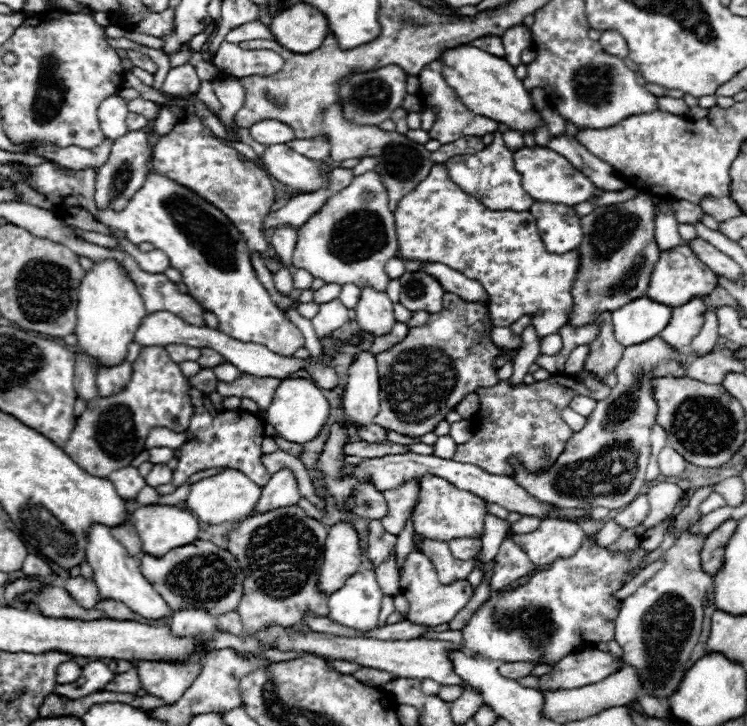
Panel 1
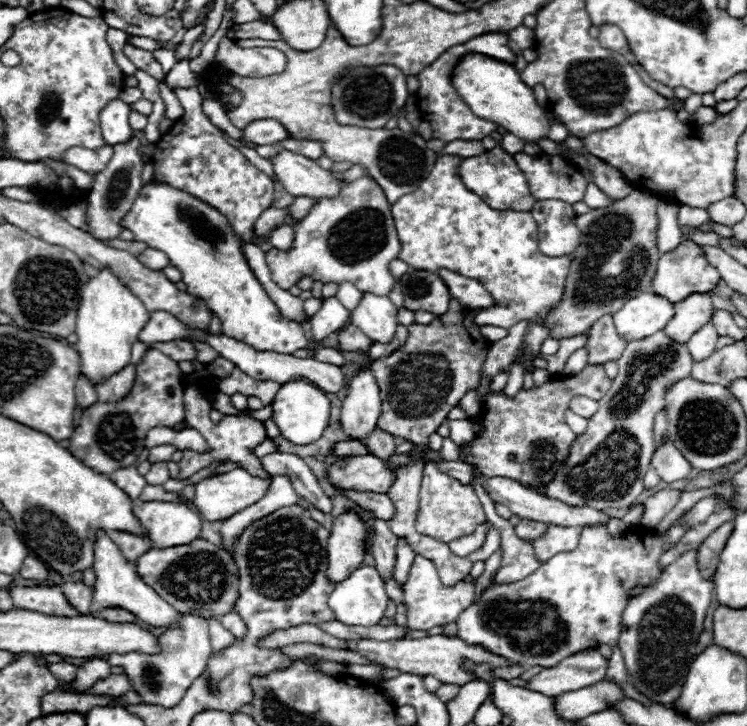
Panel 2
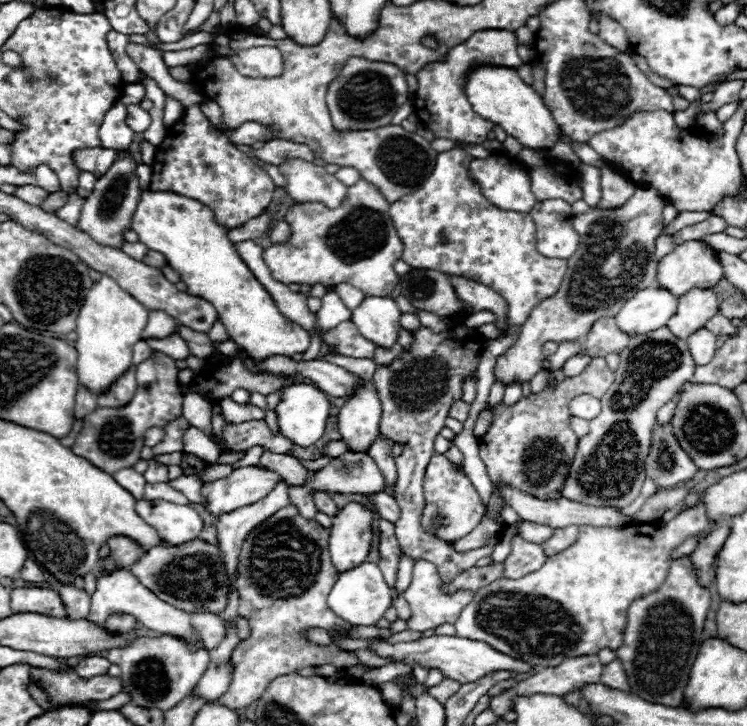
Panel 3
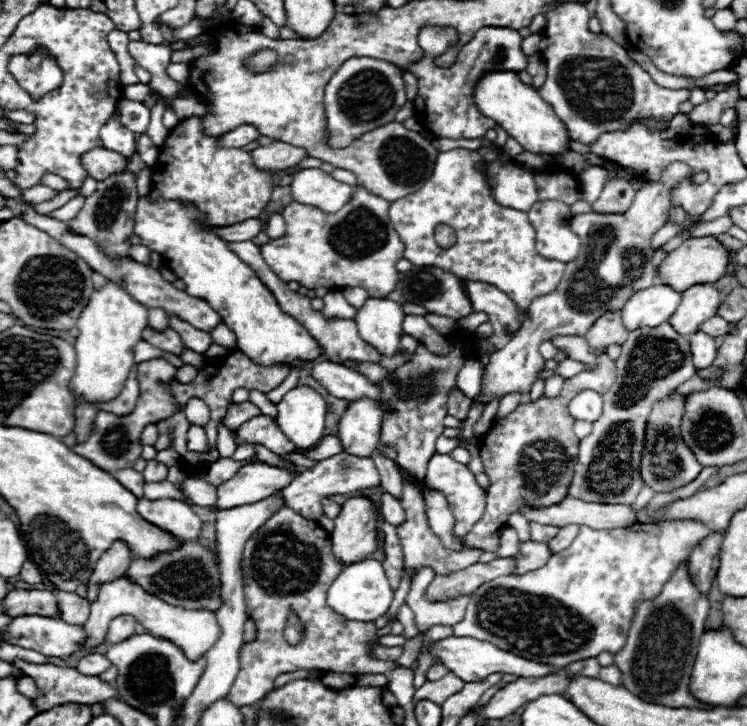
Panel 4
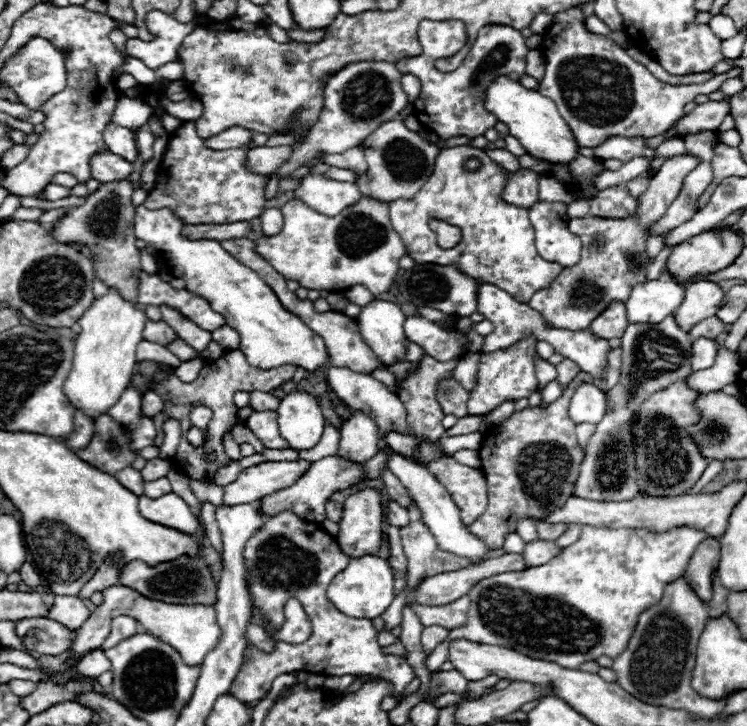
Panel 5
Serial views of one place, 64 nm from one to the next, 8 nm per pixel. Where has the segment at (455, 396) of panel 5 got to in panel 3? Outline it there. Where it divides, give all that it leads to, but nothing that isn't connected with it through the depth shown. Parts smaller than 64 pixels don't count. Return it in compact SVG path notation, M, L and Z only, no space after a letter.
M462 400L454 402L454 406L450 408L450 418L456 418L456 420L464 422L464 420L468 418L468 408L470 408L470 404L466 404L466 402L462 402Z

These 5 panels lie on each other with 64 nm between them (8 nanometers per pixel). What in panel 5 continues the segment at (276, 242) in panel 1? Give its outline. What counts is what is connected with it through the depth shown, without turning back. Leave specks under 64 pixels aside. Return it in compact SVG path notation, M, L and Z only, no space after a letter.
M278 208L264 210L260 220L262 220L262 230L266 236L276 236L284 226L284 218L282 218L282 212Z

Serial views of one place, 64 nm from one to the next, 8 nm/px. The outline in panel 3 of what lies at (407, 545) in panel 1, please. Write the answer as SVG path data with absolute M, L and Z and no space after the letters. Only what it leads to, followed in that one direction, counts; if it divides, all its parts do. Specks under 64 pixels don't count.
M402 552L400 566L398 566L398 576L396 576L396 590L398 590L398 594L402 594L410 586L412 568L414 568L414 560Z

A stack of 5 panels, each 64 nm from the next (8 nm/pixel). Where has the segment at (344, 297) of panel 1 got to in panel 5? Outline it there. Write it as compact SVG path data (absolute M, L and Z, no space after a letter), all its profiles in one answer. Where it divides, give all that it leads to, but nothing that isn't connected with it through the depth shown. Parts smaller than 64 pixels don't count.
M364 286L348 288L344 294L346 294L346 298L348 298L352 304L358 304L358 306L366 306L368 302L372 302L372 300L374 300L374 296L372 296Z

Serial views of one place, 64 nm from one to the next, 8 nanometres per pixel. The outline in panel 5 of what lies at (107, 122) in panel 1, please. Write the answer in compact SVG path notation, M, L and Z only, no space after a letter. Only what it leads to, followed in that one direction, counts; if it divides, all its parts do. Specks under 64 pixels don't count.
M110 122L104 128L104 142L112 154L118 154L126 158L128 162L134 162L138 158L138 148L136 148L136 138L134 132Z

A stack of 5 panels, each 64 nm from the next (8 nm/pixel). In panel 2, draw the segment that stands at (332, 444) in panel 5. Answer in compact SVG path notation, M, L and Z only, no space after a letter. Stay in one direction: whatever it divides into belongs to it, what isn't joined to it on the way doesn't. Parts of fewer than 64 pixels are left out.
M348 440L348 442L336 442L334 444L334 454L336 456L364 456L364 454L372 454L368 450L368 446L364 442L358 440Z

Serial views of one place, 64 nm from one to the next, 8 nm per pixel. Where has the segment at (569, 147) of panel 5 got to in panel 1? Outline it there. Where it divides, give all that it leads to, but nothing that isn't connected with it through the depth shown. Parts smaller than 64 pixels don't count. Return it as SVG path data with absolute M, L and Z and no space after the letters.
M470 44L448 48L440 54L440 58L442 58L444 80L456 90L458 98L474 114L486 116L496 122L504 122L510 130L534 132L534 128L538 126L542 116L540 116L540 112L536 112L532 108L530 92L522 86L522 80L516 78L514 68L504 58L492 56Z

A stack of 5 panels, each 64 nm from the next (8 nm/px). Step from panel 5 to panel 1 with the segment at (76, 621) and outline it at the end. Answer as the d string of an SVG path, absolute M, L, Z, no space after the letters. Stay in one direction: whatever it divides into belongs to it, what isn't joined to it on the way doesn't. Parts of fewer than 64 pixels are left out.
M76 576L76 578L68 578L66 580L66 590L72 594L72 598L76 602L80 602L80 606L84 608L92 608L98 602L98 586L94 580L84 578L84 576Z

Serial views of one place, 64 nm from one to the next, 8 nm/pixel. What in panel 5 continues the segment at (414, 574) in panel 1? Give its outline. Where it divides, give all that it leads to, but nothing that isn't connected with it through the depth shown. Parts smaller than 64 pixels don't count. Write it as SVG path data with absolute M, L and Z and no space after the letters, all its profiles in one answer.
M462 596L450 604L440 604L440 606L424 606L424 604L410 604L410 608L416 612L420 618L422 626L444 626L448 630L464 626L468 620L468 608L470 608L470 598Z

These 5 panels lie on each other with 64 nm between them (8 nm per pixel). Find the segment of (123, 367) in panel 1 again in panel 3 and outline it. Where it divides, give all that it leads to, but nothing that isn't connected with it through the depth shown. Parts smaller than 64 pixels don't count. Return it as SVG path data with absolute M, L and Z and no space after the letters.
M130 366L124 376L120 376L108 392L100 392L98 394L98 406L108 406L108 408L116 408L116 406L124 406L130 402L130 398L136 392L136 366Z

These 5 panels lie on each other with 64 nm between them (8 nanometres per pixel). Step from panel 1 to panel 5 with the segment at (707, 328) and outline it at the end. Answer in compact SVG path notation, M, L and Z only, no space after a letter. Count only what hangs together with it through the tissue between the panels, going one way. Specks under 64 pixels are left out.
M696 338L692 342L692 370L706 370L714 366L718 354L718 346L710 338Z

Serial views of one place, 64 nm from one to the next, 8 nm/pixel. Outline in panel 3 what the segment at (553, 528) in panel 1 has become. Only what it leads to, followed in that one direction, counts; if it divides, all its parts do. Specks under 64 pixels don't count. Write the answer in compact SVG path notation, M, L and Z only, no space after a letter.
M578 526L556 528L556 530L554 530L554 534L552 534L552 538L550 538L550 540L544 540L540 546L542 546L544 554L550 558L550 556L554 556L554 554L558 554L558 552L562 552L562 550L570 548L570 546L576 542L578 532L580 532L580 528L578 528Z

